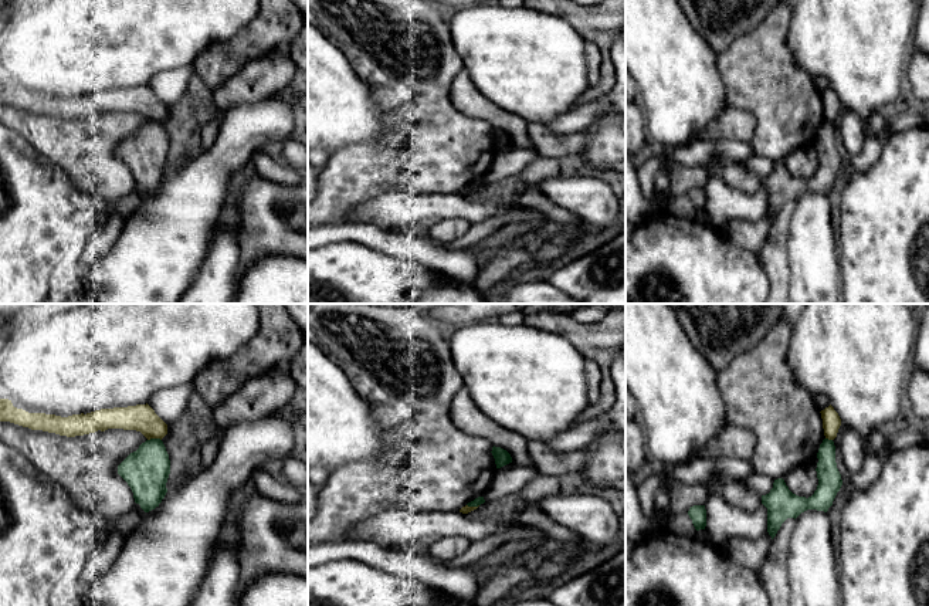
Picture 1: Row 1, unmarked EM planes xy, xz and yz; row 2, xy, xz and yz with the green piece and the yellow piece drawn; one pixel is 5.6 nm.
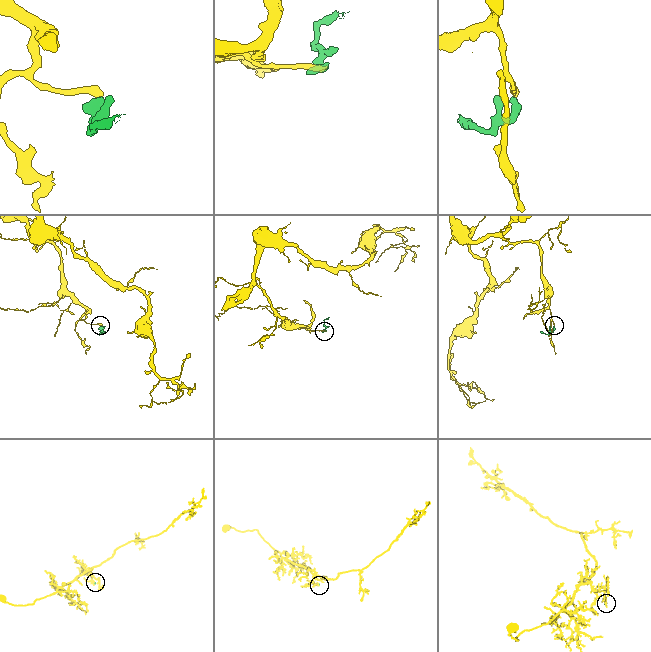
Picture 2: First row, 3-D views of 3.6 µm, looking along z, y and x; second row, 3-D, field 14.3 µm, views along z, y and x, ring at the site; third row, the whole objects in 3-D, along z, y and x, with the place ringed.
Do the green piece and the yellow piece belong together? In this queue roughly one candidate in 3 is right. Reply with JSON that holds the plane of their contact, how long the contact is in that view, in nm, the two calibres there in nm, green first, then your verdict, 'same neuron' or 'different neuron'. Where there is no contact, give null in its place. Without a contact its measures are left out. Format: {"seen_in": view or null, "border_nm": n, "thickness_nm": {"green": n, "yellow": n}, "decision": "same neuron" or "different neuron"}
{"seen_in": "xy", "border_nm": 80, "thickness_nm": {"green": 260, "yellow": 160}, "decision": "different neuron"}

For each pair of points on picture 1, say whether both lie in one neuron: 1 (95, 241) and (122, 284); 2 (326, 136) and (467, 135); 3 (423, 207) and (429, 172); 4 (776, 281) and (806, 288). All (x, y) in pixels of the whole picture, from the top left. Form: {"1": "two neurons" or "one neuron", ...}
{"1": "two neurons", "2": "two neurons", "3": "two neurons", "4": "two neurons"}

